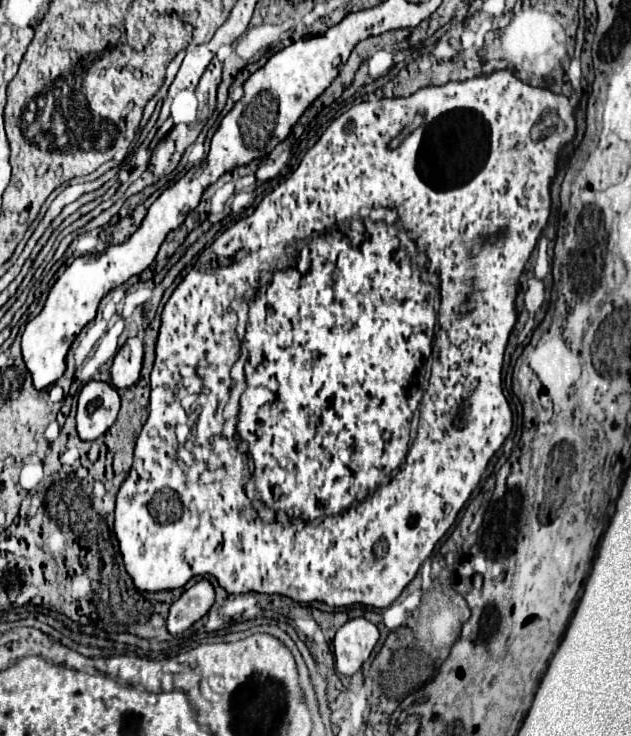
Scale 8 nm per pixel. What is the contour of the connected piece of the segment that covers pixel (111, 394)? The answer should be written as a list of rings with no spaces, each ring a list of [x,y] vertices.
[[[100,380],[88,382],[78,398],[78,436],[82,440],[100,438],[116,422],[118,408],[120,396],[114,386]]]

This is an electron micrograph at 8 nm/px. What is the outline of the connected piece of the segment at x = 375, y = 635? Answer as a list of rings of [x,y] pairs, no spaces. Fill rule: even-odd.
[[[366,618],[348,620],[334,638],[336,670],[344,676],[356,674],[370,658],[374,646],[380,640],[378,628]]]

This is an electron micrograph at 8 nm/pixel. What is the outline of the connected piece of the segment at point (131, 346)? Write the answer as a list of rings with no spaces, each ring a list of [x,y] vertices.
[[[128,338],[126,344],[114,356],[114,364],[110,368],[112,384],[116,388],[130,388],[138,382],[144,360],[144,346],[140,338]]]

